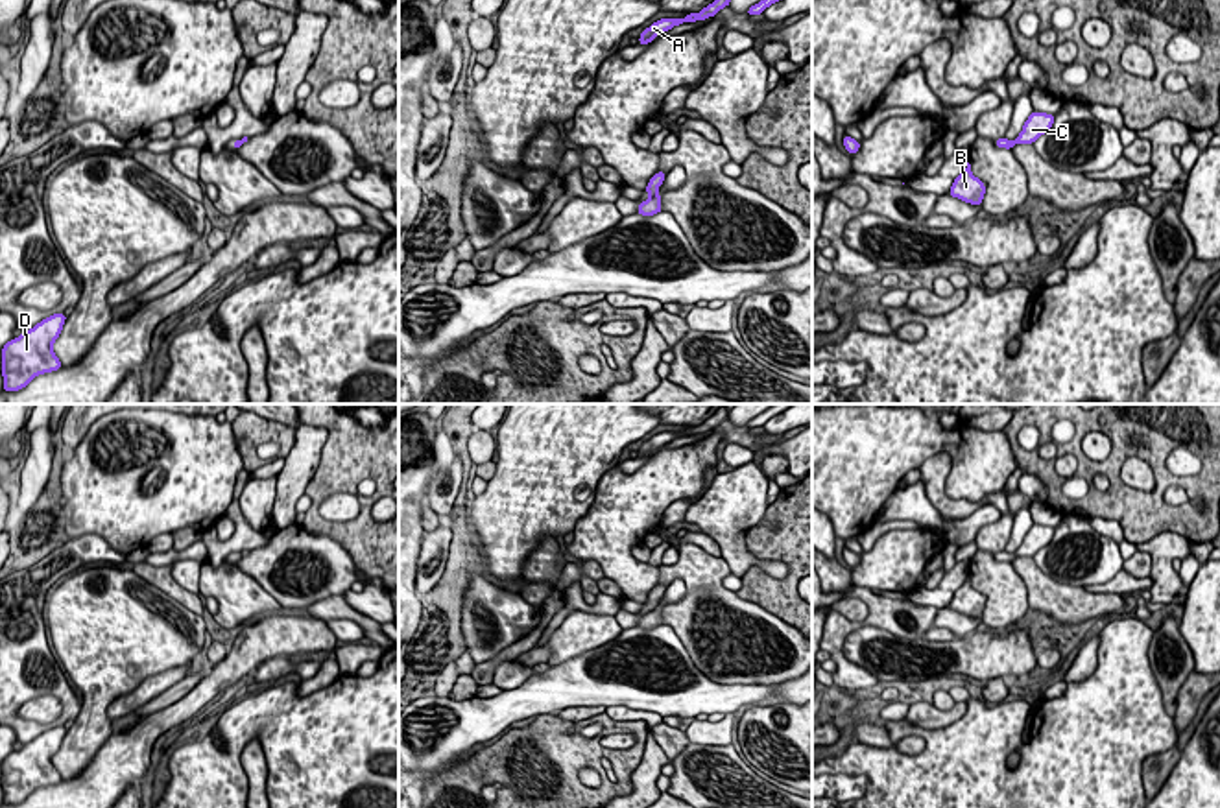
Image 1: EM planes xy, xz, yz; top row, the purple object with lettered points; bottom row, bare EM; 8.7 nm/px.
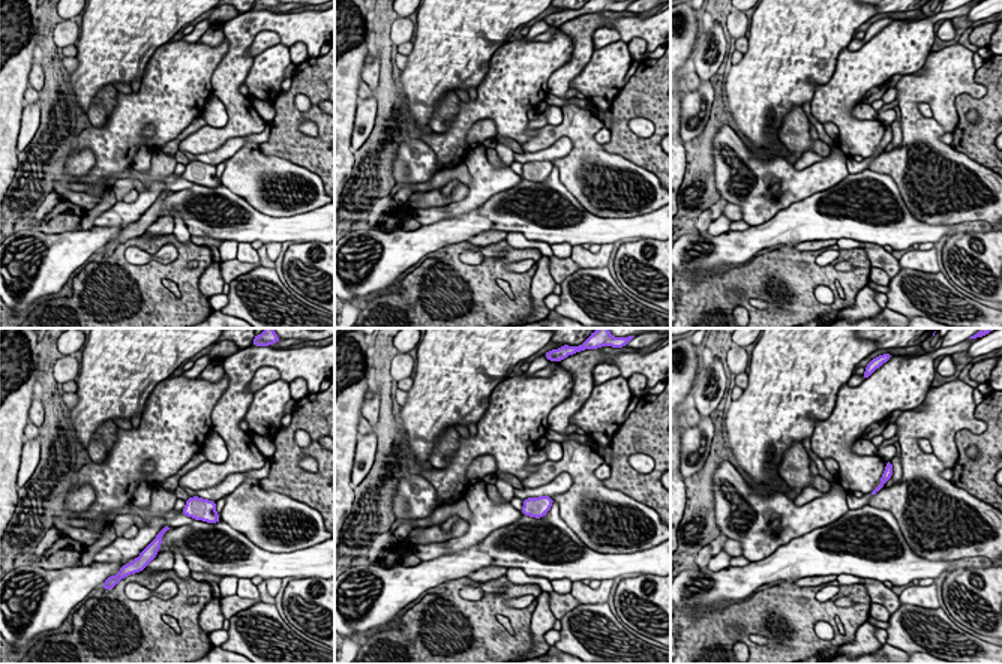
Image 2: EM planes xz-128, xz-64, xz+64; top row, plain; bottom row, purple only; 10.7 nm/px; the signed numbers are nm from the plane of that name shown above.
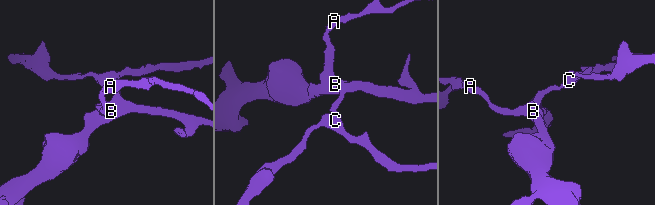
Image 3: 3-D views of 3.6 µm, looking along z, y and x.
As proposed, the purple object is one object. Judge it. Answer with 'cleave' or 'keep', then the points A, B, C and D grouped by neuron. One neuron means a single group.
cleave; groups A B D / C

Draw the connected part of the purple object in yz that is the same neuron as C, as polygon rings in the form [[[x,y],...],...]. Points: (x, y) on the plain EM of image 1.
[[[1034,524],[1023,539],[1023,544],[1015,552],[1017,557],[1034,557],[1054,537],[1054,528]]]

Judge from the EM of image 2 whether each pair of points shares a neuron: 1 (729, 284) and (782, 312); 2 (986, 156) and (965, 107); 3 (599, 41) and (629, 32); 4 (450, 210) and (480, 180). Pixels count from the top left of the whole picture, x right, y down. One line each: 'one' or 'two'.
1: one
2: one
3: two
4: one

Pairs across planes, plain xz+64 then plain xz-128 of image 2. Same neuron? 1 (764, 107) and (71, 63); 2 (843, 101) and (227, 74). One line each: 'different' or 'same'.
1: different
2: different

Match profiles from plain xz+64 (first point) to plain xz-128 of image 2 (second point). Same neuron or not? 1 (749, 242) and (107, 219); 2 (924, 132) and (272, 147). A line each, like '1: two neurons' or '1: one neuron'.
1: two neurons
2: two neurons

